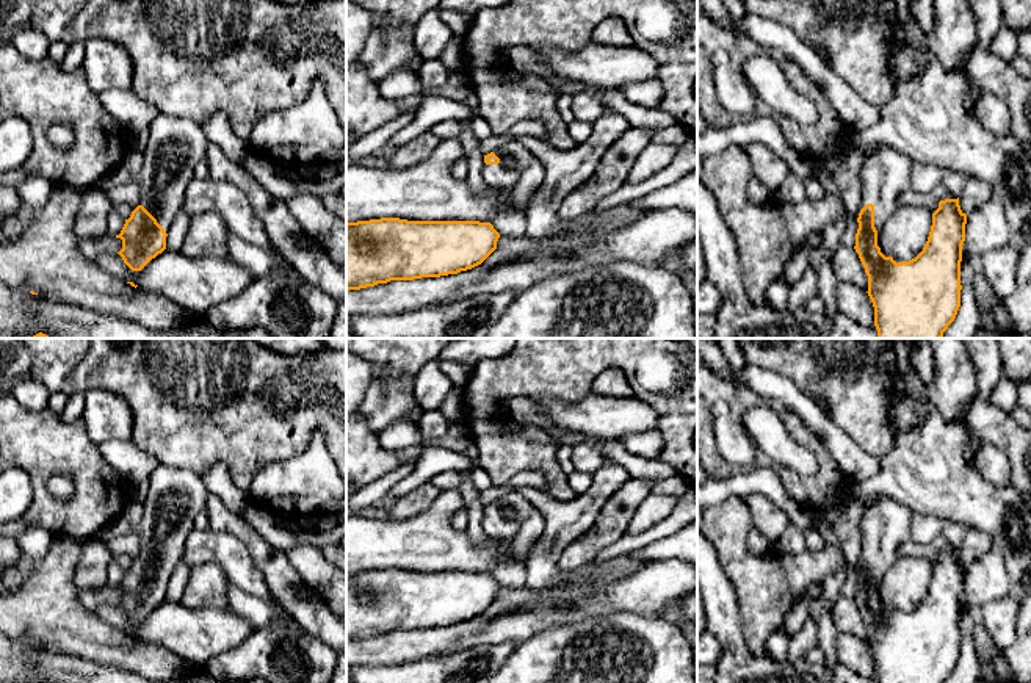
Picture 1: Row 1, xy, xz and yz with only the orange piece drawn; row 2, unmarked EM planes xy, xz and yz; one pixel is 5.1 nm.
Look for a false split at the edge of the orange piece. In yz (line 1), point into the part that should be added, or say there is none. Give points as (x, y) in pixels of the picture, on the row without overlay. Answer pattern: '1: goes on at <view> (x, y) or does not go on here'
1: goes on at yz (886, 523)

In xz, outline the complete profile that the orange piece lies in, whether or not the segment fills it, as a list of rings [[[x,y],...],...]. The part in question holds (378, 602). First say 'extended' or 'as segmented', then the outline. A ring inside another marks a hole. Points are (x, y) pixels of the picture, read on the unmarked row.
as segmented; [[[479,572],[346,573],[346,641],[472,620],[497,600],[498,589],[490,573]]]

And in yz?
extended; [[[876,495],[863,503],[859,525],[862,536],[862,559],[856,567],[856,603],[868,627],[868,647],[874,658],[877,683],[945,683],[960,658],[960,613],[965,592],[967,566],[960,561],[959,548],[939,553],[932,564],[932,576],[923,602],[912,611],[903,613],[882,597],[884,573],[898,559],[899,545],[910,537],[913,512],[887,495]]]

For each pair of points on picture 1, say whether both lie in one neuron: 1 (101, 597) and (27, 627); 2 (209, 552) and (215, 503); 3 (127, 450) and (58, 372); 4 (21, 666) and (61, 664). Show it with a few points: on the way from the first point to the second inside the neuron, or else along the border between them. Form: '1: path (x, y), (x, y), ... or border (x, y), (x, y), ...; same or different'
1: border (75, 591), (75, 599), (94, 613); different
2: border (209, 527), (217, 531), (232, 533), (245, 544); different
3: border (129, 439), (159, 461); different
4: path (30, 664), (52, 664); same

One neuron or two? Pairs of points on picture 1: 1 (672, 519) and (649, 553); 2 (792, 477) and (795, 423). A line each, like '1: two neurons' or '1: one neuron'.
1: two neurons
2: one neuron

